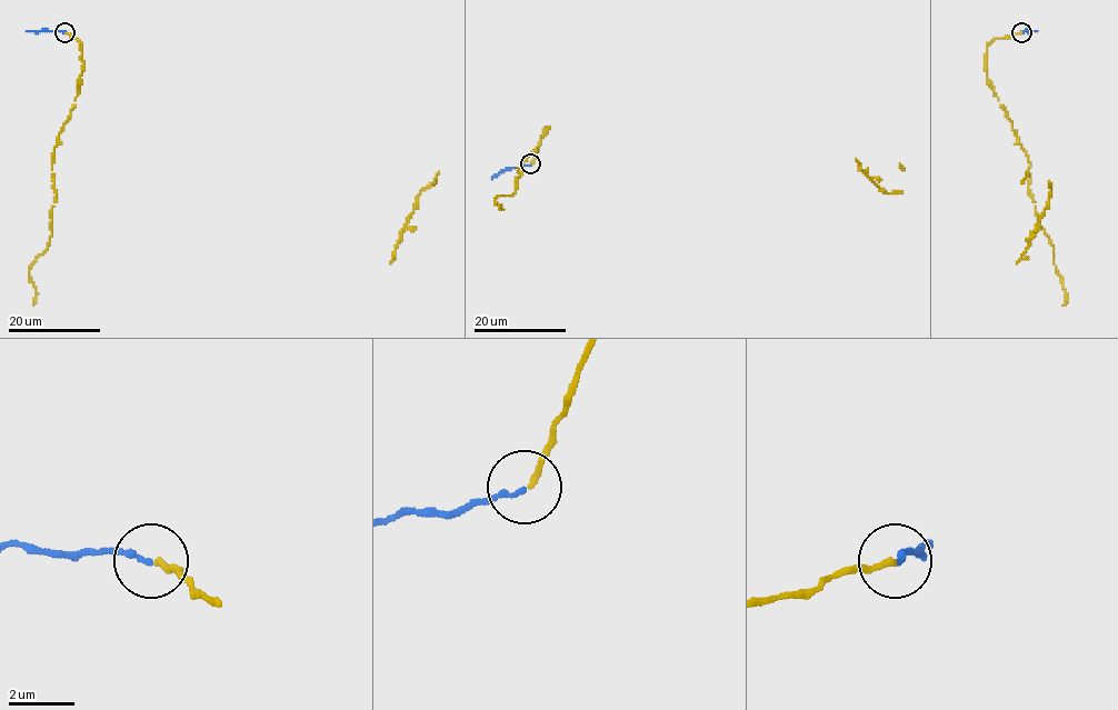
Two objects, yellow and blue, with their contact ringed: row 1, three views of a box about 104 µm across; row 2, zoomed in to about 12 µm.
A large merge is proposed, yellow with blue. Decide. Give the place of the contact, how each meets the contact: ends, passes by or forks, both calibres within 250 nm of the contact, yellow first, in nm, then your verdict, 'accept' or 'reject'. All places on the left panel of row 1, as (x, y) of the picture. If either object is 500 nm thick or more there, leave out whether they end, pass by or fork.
at (65, 32); yellow ends there; blue ends there; 160 nm thick on the yellow side, 160 nm on the other; accept

